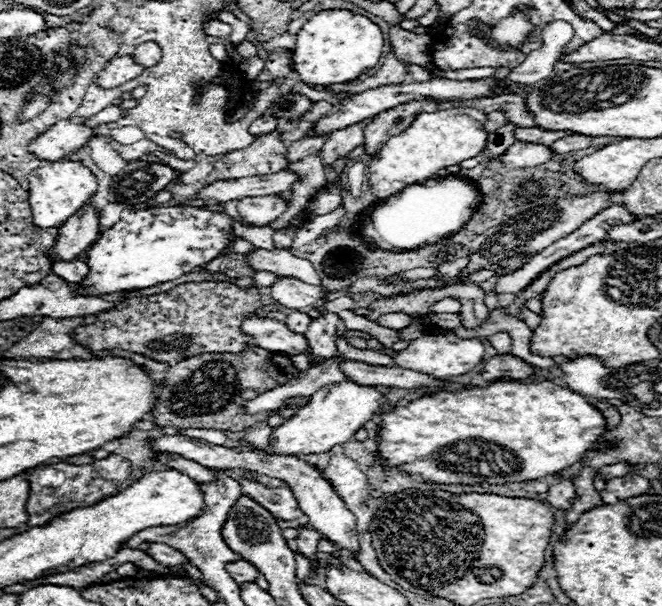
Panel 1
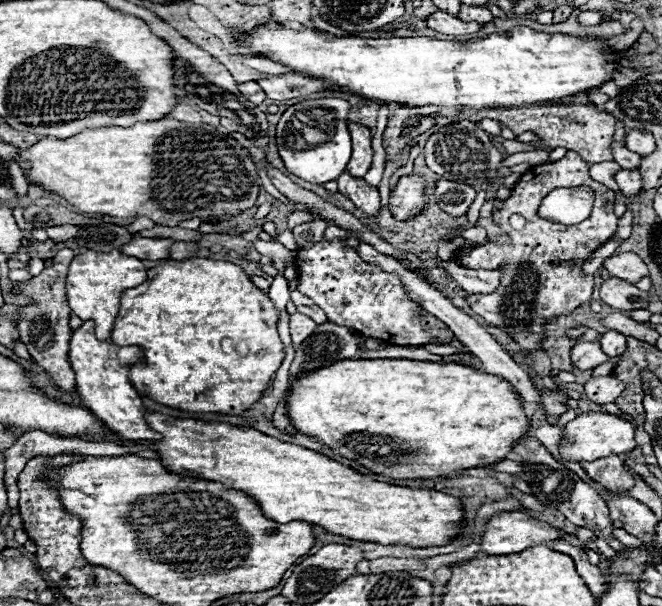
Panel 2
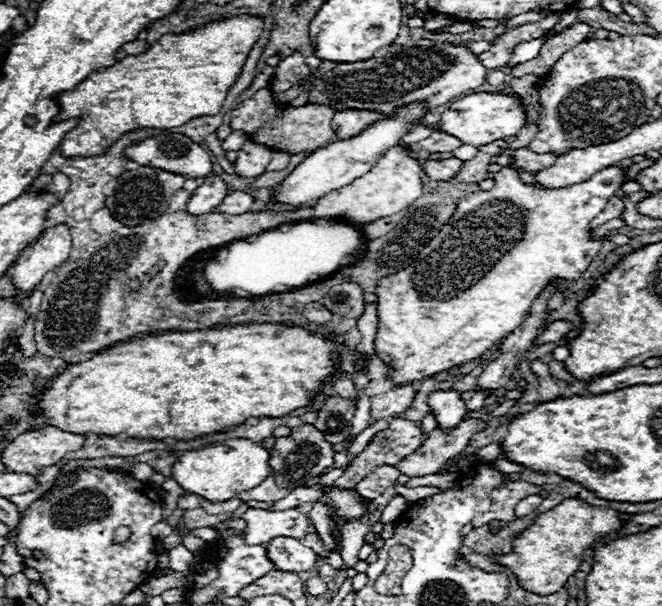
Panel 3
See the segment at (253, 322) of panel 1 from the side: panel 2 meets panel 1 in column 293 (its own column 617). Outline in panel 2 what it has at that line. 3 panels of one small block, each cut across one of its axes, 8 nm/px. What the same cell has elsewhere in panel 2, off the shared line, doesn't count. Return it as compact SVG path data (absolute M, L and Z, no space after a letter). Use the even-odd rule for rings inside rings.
M608 330L606 334L602 334L600 344L602 344L604 354L608 354L608 356L620 356L626 350L626 336L622 332Z

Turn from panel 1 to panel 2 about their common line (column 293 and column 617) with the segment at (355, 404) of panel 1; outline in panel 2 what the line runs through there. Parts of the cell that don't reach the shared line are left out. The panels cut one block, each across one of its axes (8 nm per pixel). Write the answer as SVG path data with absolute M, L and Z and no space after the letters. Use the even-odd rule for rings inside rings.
M584 412L566 424L564 434L562 434L562 440L566 440L566 442L560 442L558 452L564 460L570 460L570 462L594 462L594 460L606 458L610 454L622 454L622 452L626 454L628 450L636 448L634 430L636 430L636 424L622 420L614 414Z

